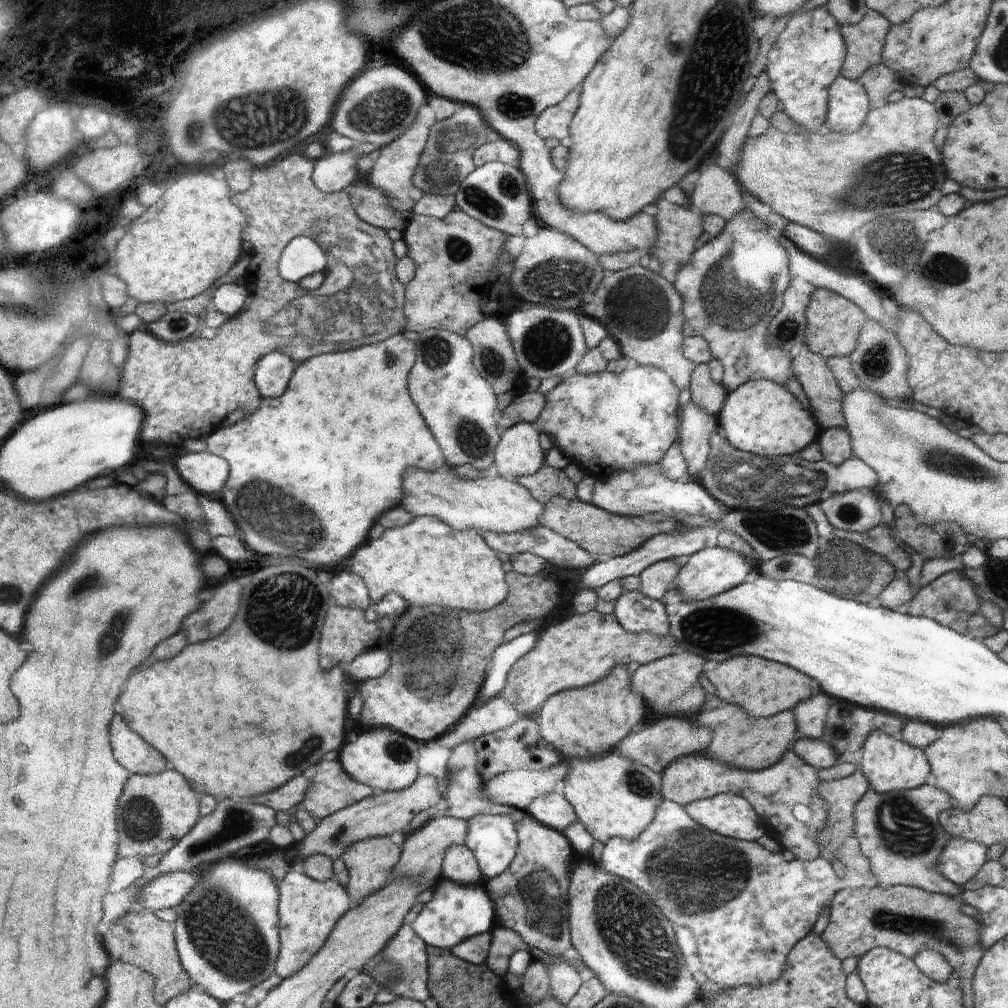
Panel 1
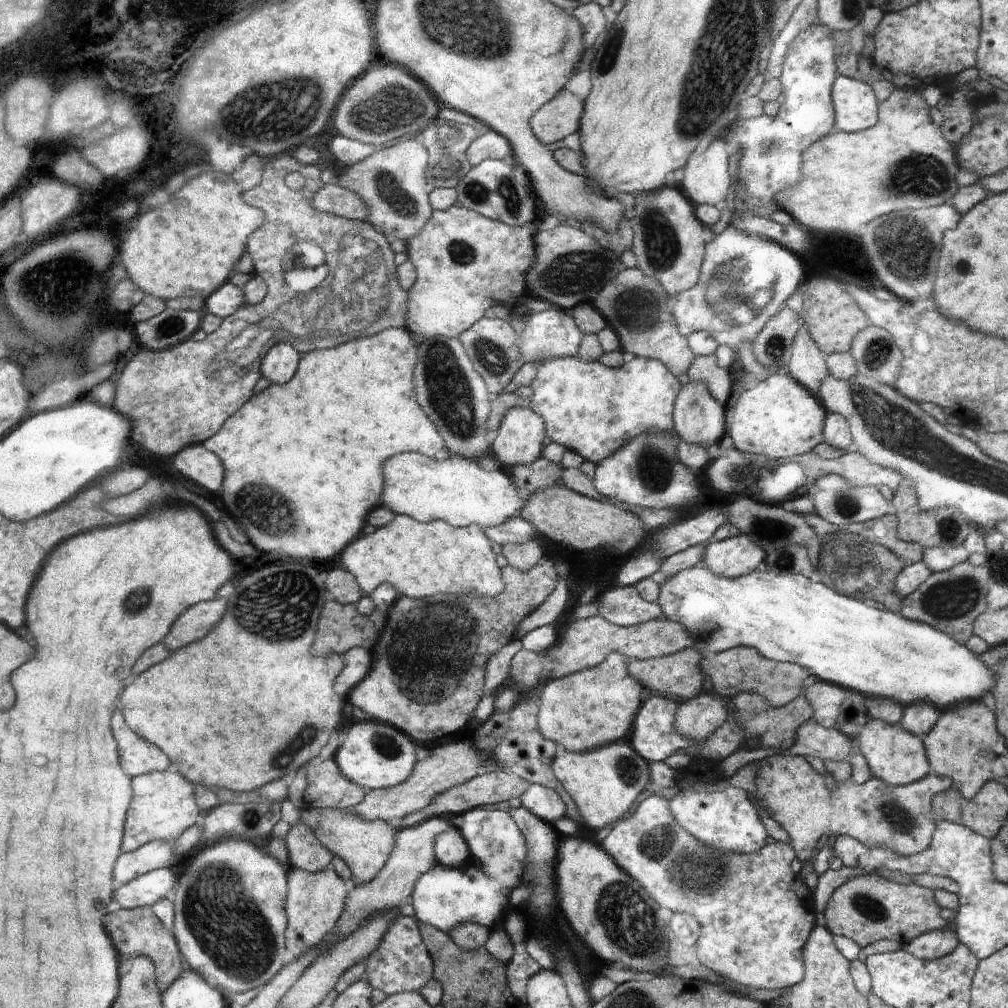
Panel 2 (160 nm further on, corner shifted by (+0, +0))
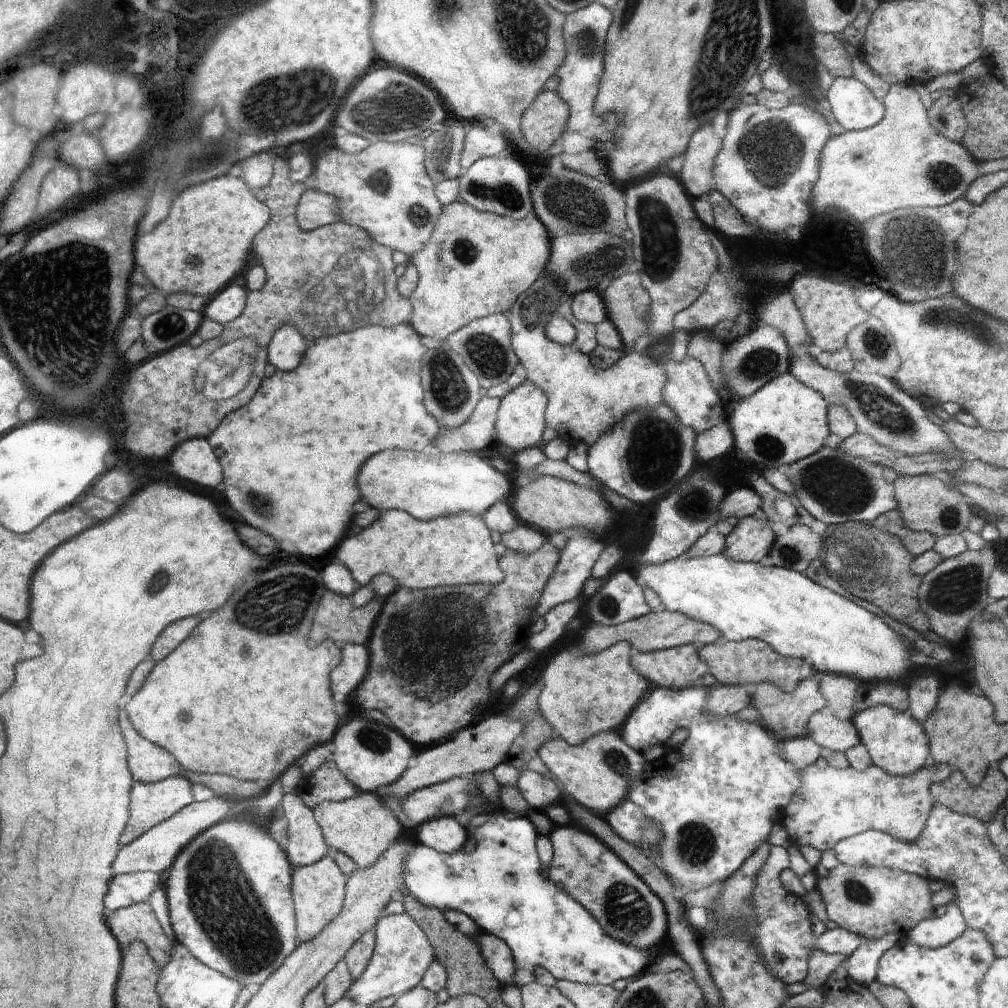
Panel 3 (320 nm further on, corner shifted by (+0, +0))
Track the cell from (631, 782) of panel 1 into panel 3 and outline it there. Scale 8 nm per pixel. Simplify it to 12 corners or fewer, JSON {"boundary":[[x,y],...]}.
{"boundary":[[616,732],[539,757],[562,791],[598,816],[648,762]]}

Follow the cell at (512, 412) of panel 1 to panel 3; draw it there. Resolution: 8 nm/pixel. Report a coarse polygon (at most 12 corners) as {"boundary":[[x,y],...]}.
{"boundary":[[483,393],[470,420],[435,440],[442,453],[478,452],[495,435],[501,399]]}

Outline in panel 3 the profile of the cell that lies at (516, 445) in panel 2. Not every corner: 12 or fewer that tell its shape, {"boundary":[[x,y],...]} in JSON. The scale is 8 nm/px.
{"boundary":[[528,378],[501,398],[495,439],[540,446],[547,392]]}

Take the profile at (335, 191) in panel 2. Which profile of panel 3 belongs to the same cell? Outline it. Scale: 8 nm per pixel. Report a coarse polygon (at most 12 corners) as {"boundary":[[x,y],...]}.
{"boundary":[[304,191],[297,216],[308,231],[340,222],[338,200]]}

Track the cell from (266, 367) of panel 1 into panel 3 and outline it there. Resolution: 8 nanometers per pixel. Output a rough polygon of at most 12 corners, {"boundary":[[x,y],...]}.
{"boundary":[[294,325],[280,327],[268,356],[282,372],[300,364],[310,344]]}

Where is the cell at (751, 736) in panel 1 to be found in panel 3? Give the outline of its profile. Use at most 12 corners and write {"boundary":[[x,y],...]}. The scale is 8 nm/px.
{"boundary":[[814,670],[795,691],[757,683],[759,722],[785,741],[811,734],[826,710]]}

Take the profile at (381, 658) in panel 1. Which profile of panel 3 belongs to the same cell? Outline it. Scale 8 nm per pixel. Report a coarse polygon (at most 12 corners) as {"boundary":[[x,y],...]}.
{"boundary":[[344,644],[332,688],[348,694],[368,676],[368,650]]}

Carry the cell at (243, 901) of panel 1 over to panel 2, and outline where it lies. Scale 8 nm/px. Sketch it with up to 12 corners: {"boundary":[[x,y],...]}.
{"boundary":[[250,841],[206,844],[177,876],[172,932],[230,996],[270,983],[286,870]]}

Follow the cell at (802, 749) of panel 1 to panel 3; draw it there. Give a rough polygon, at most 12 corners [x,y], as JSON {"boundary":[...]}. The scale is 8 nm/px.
{"boundary":[[816,711],[810,736],[846,752],[861,742],[853,722]]}

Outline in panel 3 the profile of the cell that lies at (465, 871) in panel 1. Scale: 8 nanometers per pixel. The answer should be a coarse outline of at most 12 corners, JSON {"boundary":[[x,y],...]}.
{"boundary":[[454,816],[430,819],[416,839],[441,853],[464,848],[467,829]]}

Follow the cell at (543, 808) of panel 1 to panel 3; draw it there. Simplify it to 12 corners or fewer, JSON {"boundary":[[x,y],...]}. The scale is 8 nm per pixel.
{"boundary":[[530,769],[516,784],[534,811],[563,792],[557,780]]}

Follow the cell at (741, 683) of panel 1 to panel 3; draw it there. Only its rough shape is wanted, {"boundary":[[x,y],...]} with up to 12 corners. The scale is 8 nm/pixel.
{"boundary":[[760,639],[710,643],[716,684],[799,686],[802,659]]}

